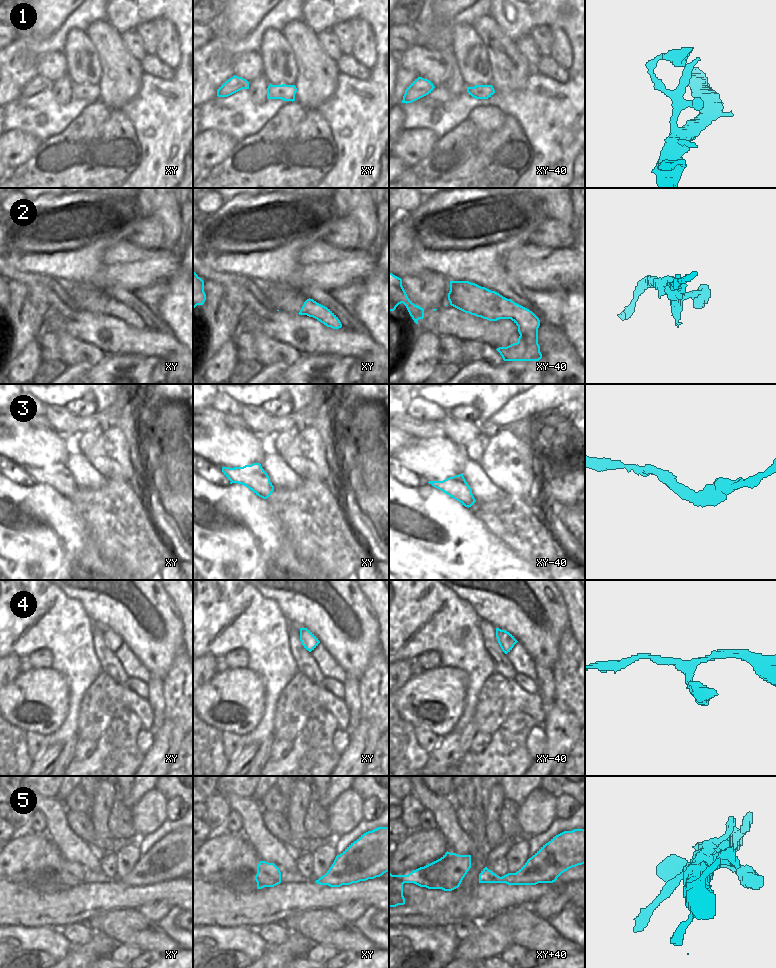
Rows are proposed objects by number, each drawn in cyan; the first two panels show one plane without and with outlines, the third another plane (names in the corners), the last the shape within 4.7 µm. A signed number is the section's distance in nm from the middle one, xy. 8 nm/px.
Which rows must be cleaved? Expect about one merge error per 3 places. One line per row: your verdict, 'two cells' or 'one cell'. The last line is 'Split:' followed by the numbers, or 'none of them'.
1: one cell
2: one cell
3: one cell
4: one cell
5: one cell
Split: none of them

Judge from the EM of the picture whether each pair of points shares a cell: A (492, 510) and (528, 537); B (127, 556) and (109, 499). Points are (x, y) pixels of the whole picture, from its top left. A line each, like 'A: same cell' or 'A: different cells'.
A: same cell
B: same cell

